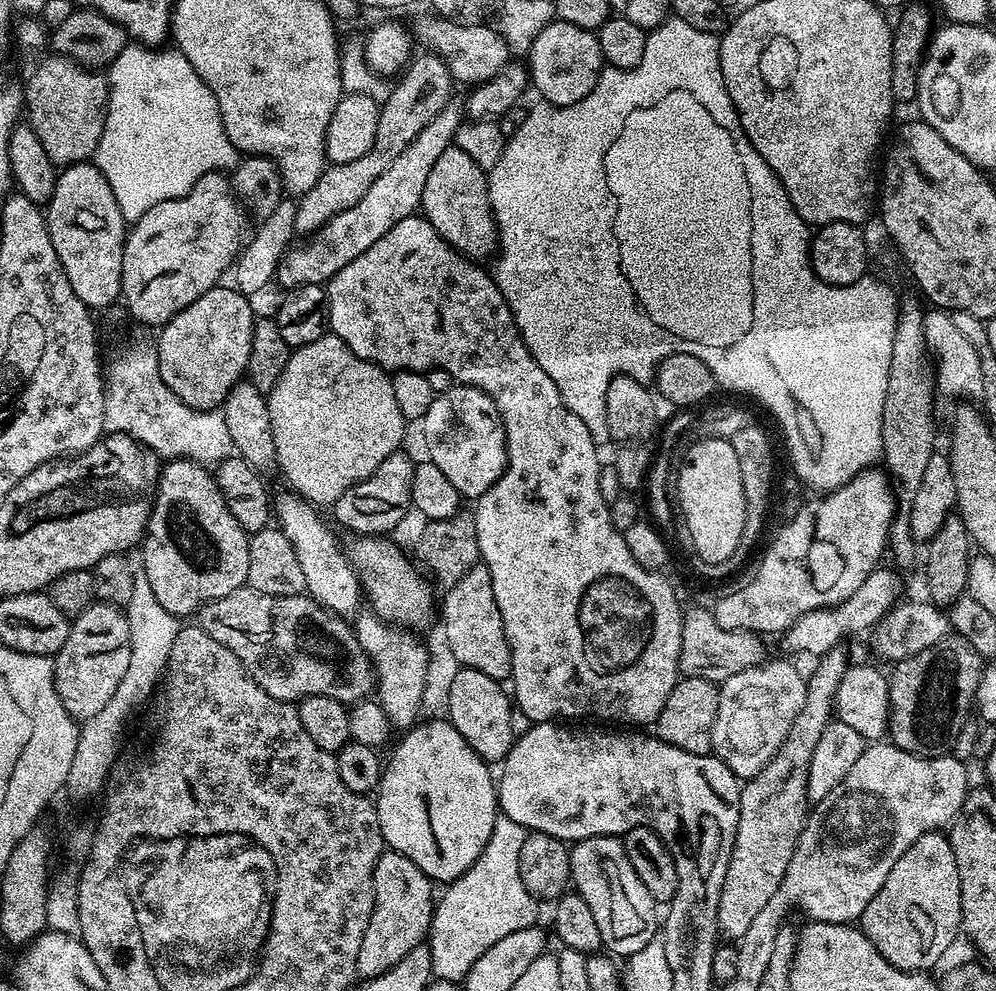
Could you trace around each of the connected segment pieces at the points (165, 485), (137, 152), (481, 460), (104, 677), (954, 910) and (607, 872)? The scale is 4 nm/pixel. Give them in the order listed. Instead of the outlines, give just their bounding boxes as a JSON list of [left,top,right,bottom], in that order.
[[142,458,250,618],[94,42,238,222],[422,383,508,497],[52,602,130,722],[858,831,962,973],[570,836,658,958]]

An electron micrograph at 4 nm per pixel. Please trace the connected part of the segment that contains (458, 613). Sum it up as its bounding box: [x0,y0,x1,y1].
[443,563,512,682]

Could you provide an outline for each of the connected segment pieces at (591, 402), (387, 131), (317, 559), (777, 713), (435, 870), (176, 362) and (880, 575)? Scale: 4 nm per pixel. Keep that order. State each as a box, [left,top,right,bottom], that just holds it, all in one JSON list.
[[487,18,730,446],[296,55,454,234],[274,490,362,618],[712,660,808,779],[374,719,498,886],[154,287,253,409],[783,567,901,658]]

